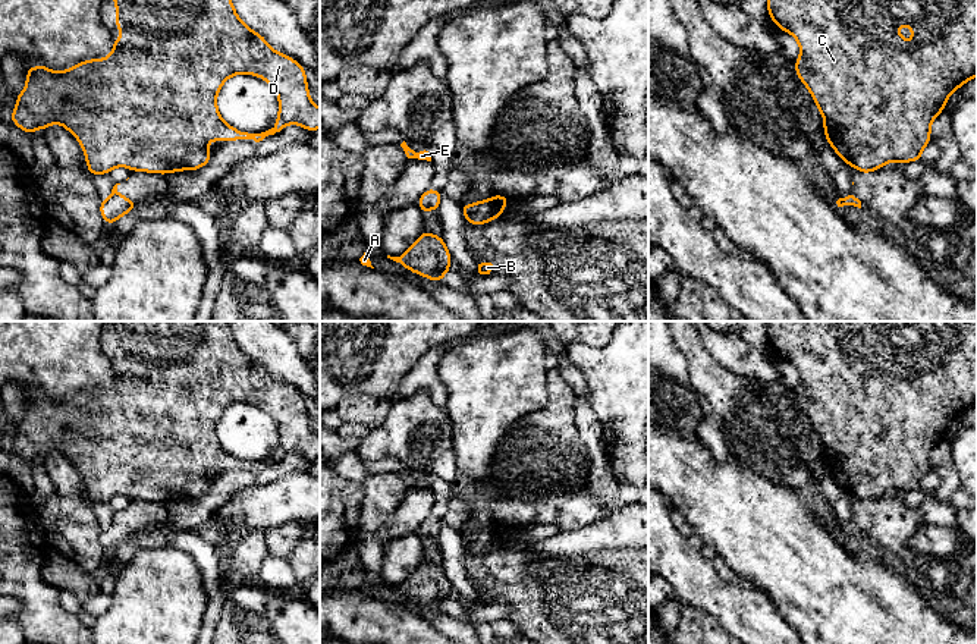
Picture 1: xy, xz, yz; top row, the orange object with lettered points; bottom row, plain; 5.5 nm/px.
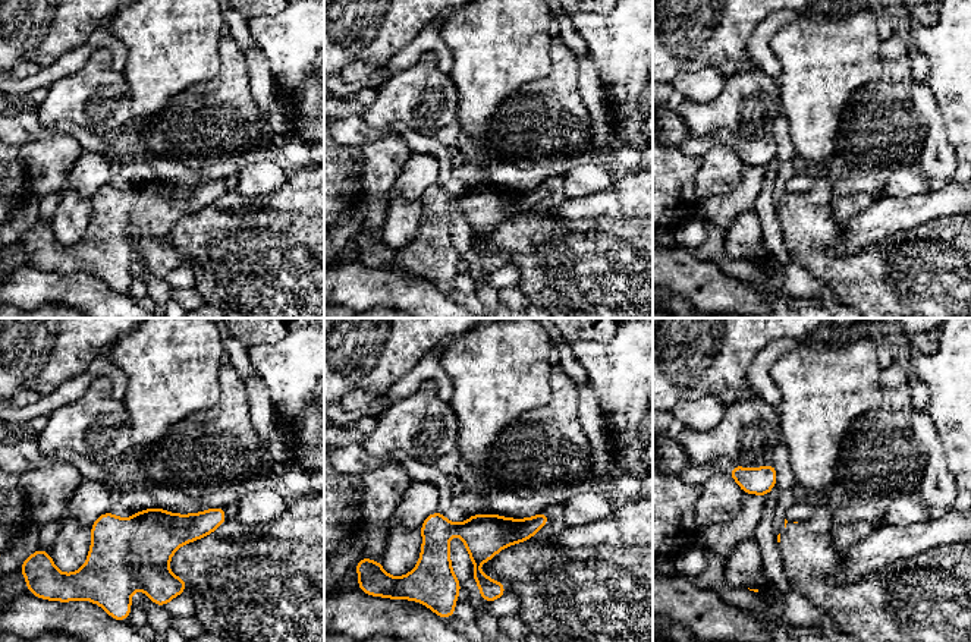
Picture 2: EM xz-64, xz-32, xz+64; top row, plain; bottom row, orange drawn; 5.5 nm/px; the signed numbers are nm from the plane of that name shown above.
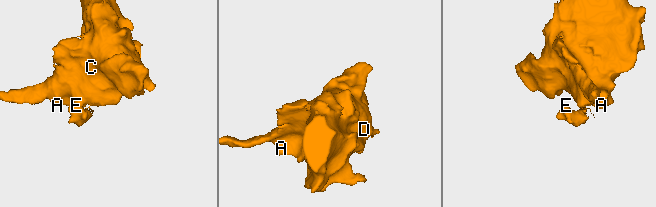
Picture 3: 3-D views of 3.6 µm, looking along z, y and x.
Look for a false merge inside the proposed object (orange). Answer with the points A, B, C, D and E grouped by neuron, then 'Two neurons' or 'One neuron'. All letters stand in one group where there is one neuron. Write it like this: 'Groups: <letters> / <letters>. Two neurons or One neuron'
Groups: A B C D / E. Two neurons

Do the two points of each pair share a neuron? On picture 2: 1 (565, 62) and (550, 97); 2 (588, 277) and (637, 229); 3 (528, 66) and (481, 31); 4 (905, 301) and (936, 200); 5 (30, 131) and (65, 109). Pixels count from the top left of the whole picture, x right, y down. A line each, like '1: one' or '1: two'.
1: one
2: one
3: one
4: two
5: two

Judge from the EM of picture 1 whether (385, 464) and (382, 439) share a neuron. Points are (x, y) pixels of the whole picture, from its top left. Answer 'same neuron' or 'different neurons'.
different neurons

